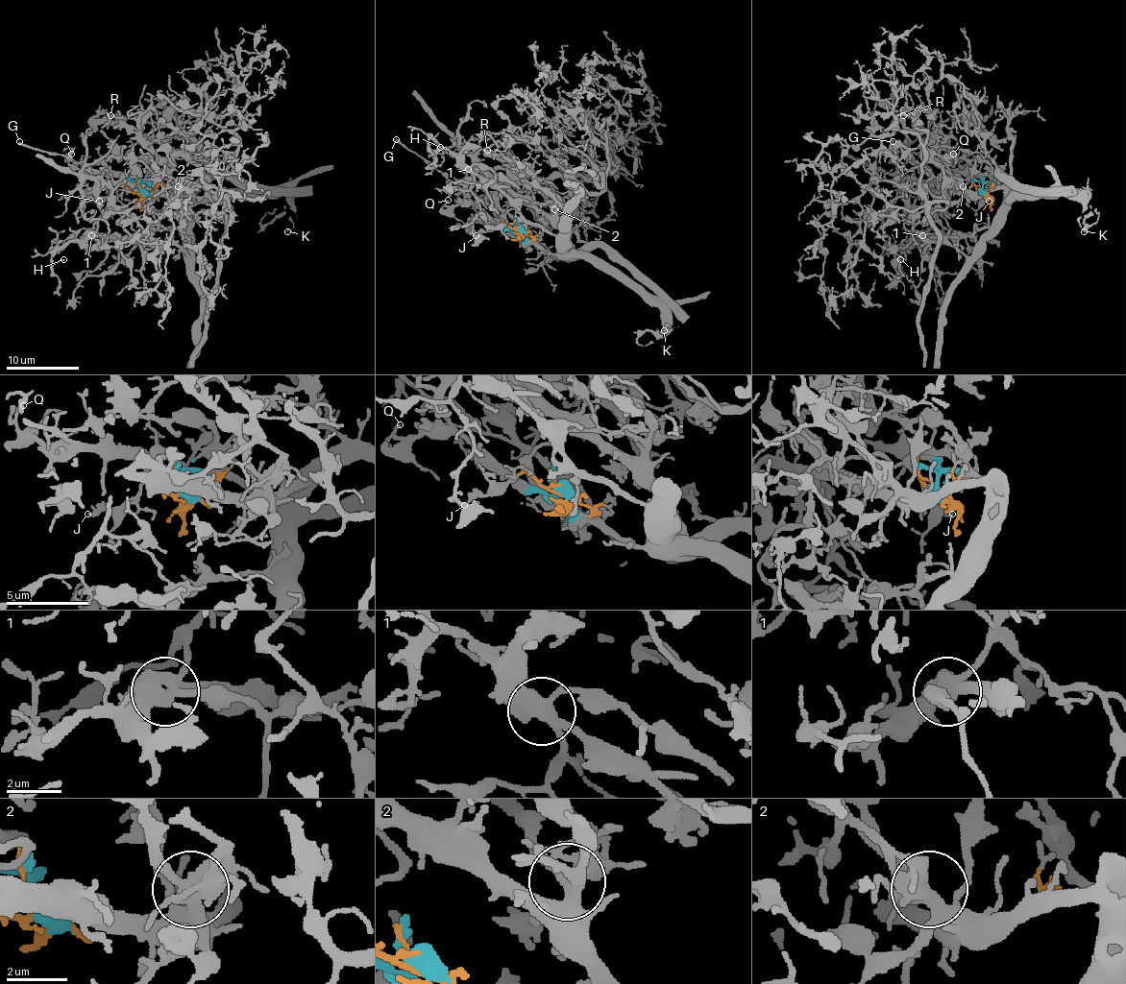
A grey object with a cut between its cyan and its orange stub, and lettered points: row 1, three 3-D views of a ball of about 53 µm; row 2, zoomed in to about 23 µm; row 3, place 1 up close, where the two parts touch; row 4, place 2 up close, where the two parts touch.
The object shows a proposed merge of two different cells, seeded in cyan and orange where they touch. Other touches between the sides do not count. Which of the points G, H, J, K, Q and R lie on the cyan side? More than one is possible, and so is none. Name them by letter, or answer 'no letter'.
G, H, K, Q, R

